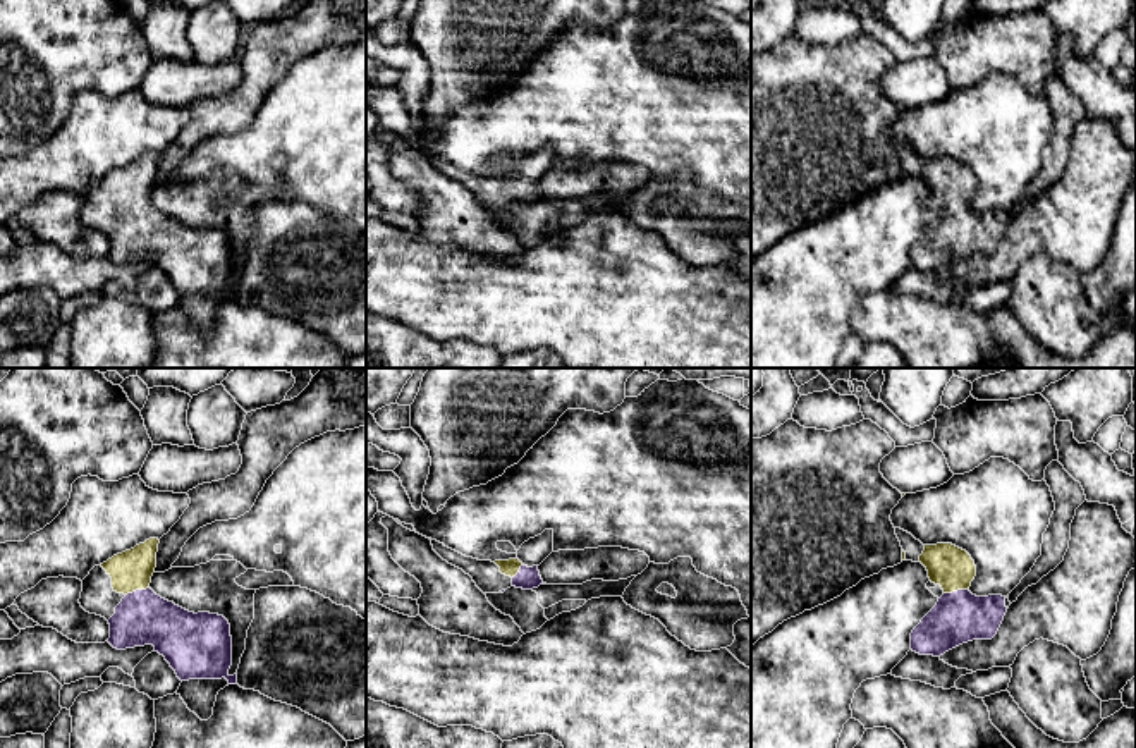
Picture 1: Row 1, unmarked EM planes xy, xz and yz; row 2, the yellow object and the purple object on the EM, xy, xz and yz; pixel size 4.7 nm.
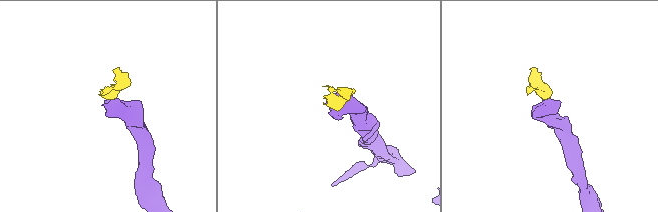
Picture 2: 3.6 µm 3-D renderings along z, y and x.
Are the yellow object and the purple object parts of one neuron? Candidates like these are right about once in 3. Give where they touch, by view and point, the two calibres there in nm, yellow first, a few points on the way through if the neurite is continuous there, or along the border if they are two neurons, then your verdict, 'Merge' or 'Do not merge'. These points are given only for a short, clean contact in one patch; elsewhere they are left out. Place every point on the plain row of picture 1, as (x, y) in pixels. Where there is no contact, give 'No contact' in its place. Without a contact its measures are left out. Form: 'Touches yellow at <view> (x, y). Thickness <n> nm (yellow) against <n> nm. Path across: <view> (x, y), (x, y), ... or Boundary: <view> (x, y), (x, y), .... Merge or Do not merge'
Touches yellow at yz (956, 205). Thickness 200 nm (yellow) against 240 nm. Path across: yz (949, 181), (954, 186), (956, 205), (958, 232). Merge

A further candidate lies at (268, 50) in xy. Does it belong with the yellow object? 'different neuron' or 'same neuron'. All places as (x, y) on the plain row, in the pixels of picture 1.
different neuron

